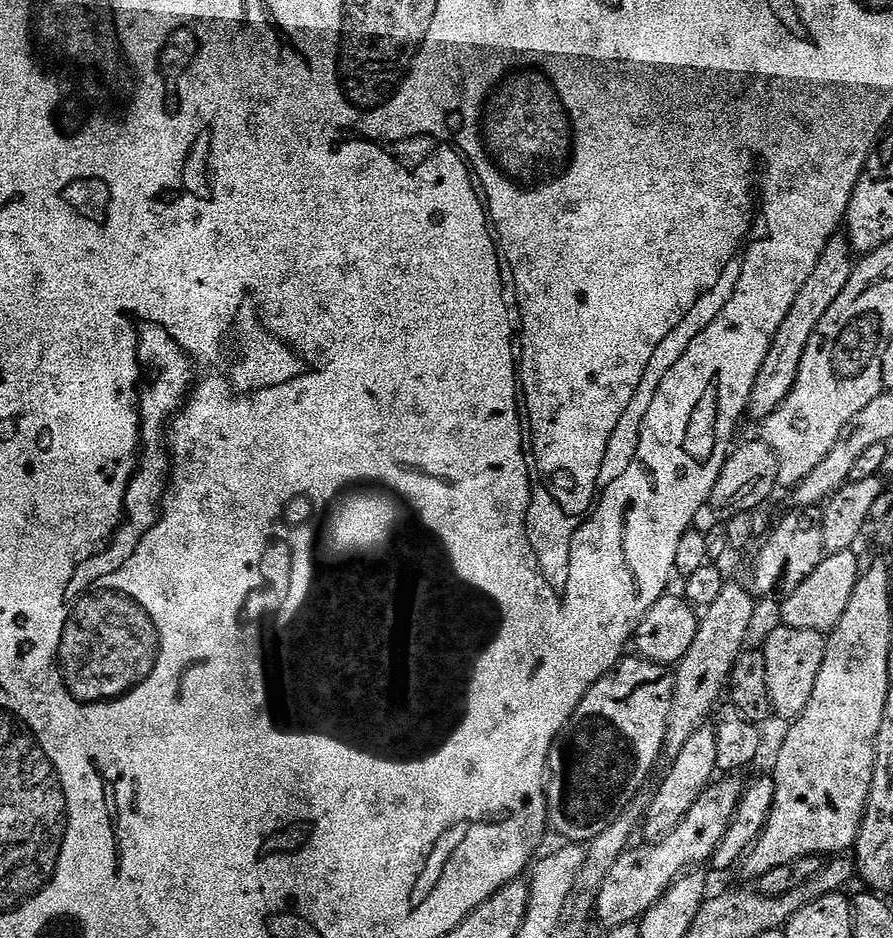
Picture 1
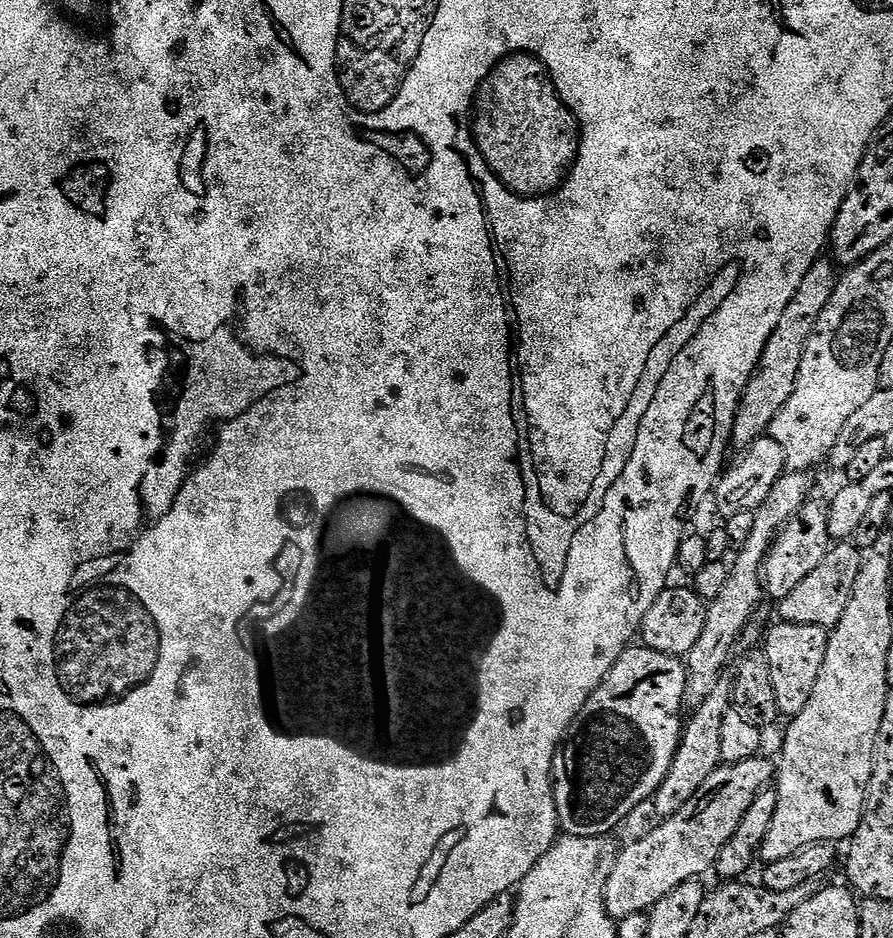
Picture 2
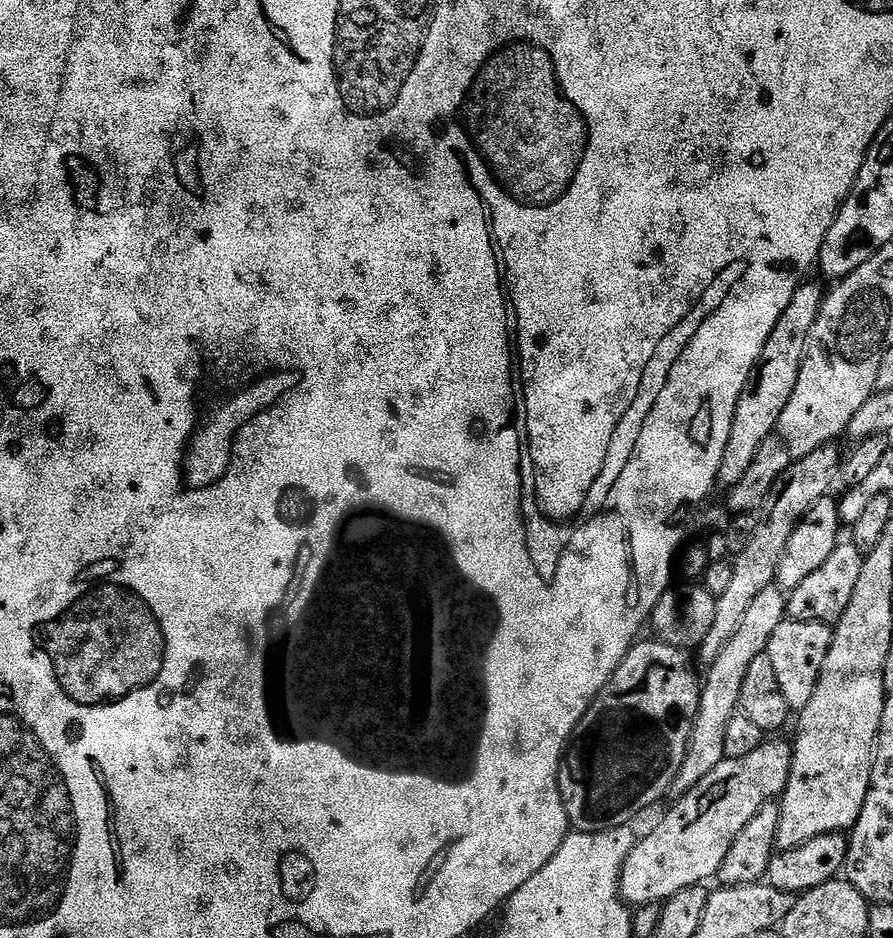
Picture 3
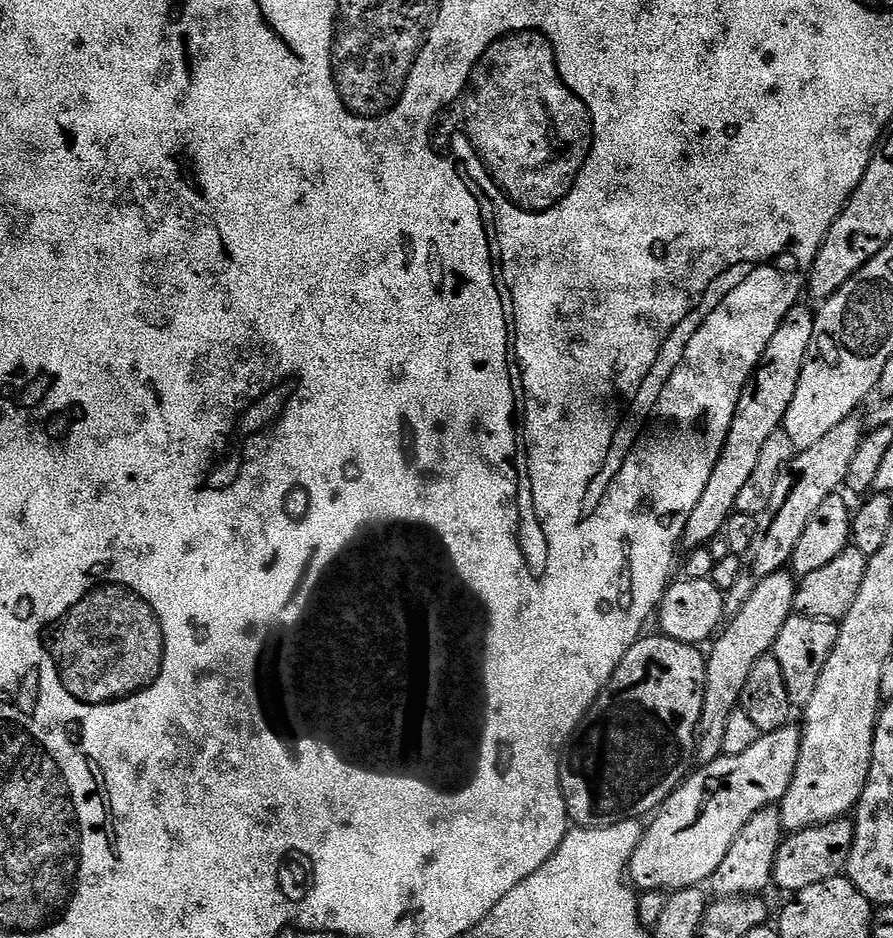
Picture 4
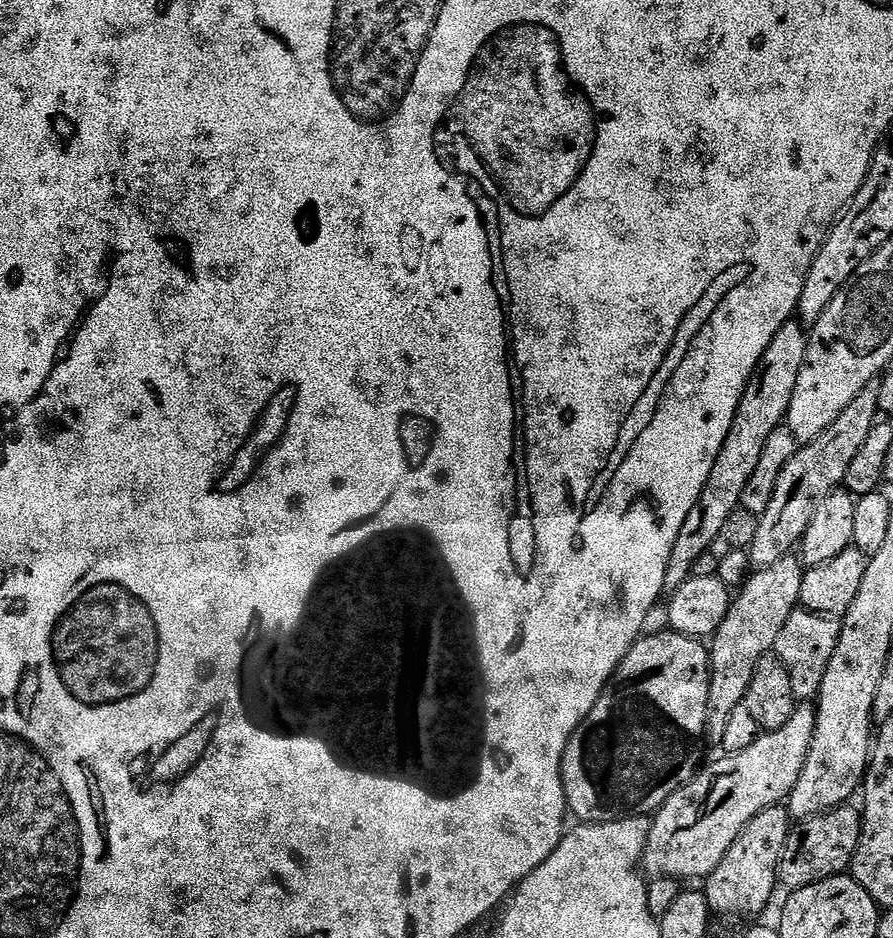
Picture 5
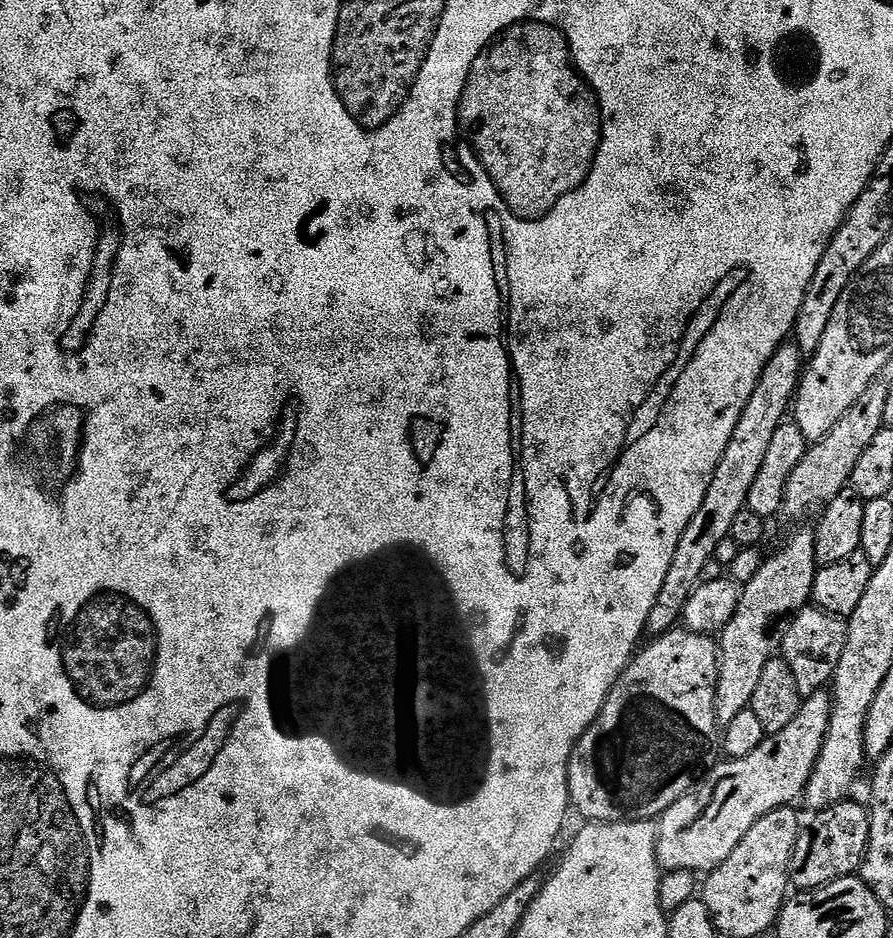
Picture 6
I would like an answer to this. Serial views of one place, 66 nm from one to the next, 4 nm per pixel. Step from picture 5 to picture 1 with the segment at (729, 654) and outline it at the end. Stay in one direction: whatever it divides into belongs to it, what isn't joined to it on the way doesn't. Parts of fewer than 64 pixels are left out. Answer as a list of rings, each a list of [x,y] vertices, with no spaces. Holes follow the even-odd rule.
[[[705,726],[690,734],[690,742],[679,745],[675,749],[676,757],[660,784],[660,789],[647,801],[647,811],[642,819],[642,830],[644,828],[645,841],[653,842],[663,839],[684,818],[694,802],[698,801],[700,795],[709,784],[713,783],[717,775],[716,766],[716,733],[711,727]]]

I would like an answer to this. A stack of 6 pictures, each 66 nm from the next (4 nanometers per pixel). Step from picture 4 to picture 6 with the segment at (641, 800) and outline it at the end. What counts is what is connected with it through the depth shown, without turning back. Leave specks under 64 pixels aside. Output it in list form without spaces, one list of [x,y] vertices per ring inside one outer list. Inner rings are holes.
[[[671,630],[663,635],[657,635],[653,644],[645,643],[628,661],[628,667],[616,679],[616,685],[610,690],[598,718],[582,734],[580,741],[572,747],[570,762],[568,763],[568,798],[573,809],[576,808],[588,822],[613,824],[619,820],[652,820],[660,818],[668,807],[678,802],[680,798],[691,791],[698,780],[696,771],[700,763],[712,752],[712,747],[718,744],[718,721],[716,718],[716,681],[720,679],[720,654],[718,644],[711,635],[689,630]]]

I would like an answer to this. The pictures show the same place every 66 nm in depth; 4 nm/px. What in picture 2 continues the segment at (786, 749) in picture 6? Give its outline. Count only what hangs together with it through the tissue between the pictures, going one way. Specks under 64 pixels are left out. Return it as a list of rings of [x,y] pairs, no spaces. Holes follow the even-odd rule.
[[[765,758],[724,764],[698,788],[697,794],[679,814],[661,821],[639,842],[630,843],[605,877],[604,905],[612,919],[625,920],[632,914],[649,911],[671,890],[710,872],[726,842],[738,830],[742,818],[759,792],[774,780],[774,764]]]

